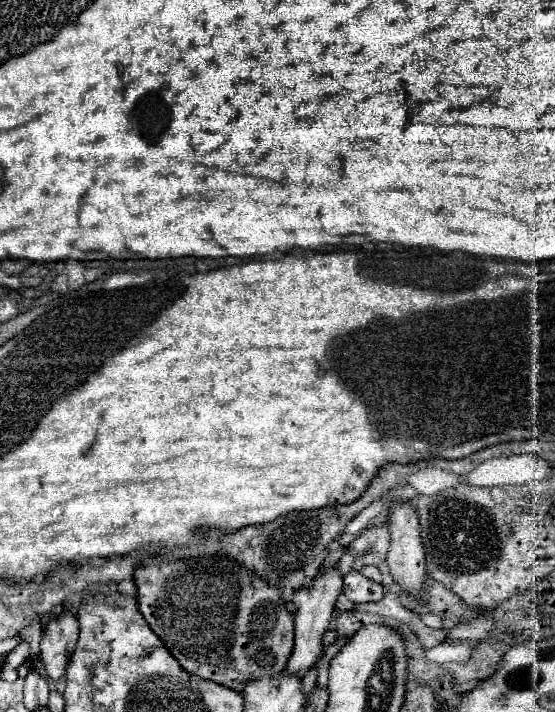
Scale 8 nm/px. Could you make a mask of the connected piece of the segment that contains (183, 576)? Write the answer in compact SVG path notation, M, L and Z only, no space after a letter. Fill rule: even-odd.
M148 556L134 570L134 582L138 590L136 600L140 612L156 632L156 636L170 650L170 654L188 674L218 682L238 692L242 692L250 680L262 678L266 674L280 674L286 668L290 652L294 648L294 616L286 610L282 590L278 586L268 586L268 582L250 572L250 568L236 564L236 560L228 560L226 556L186 560L166 562L160 556Z

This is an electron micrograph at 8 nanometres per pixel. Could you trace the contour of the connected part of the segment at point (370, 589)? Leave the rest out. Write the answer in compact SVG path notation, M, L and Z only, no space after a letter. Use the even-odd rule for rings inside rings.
M352 570L344 576L344 596L354 604L378 602L384 596L384 590L382 590L382 584Z

